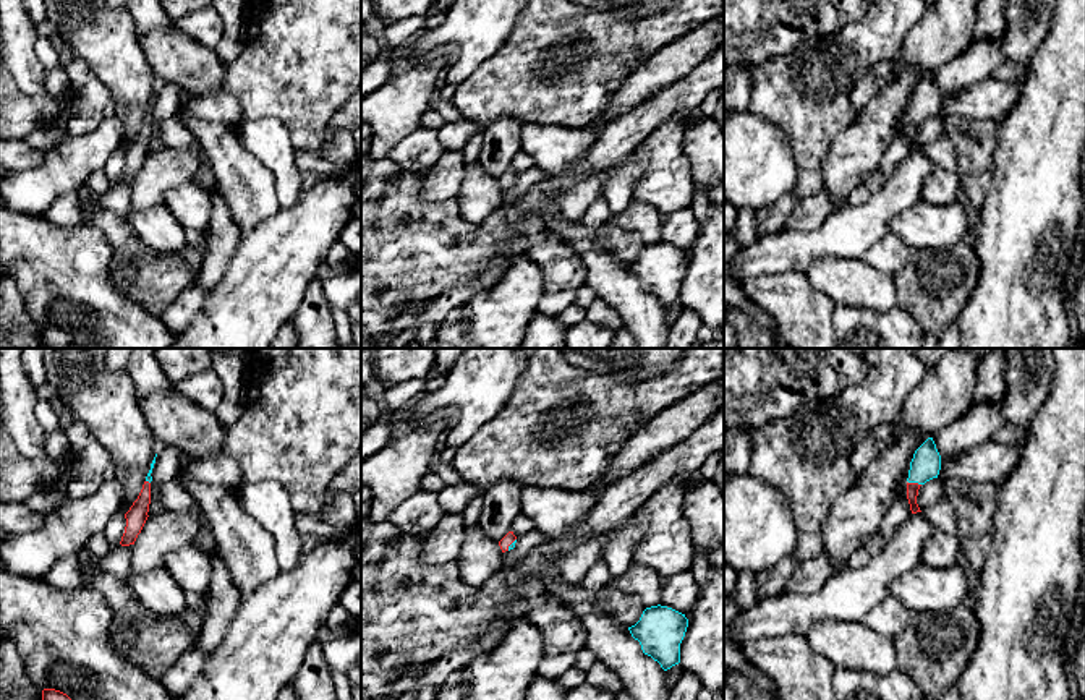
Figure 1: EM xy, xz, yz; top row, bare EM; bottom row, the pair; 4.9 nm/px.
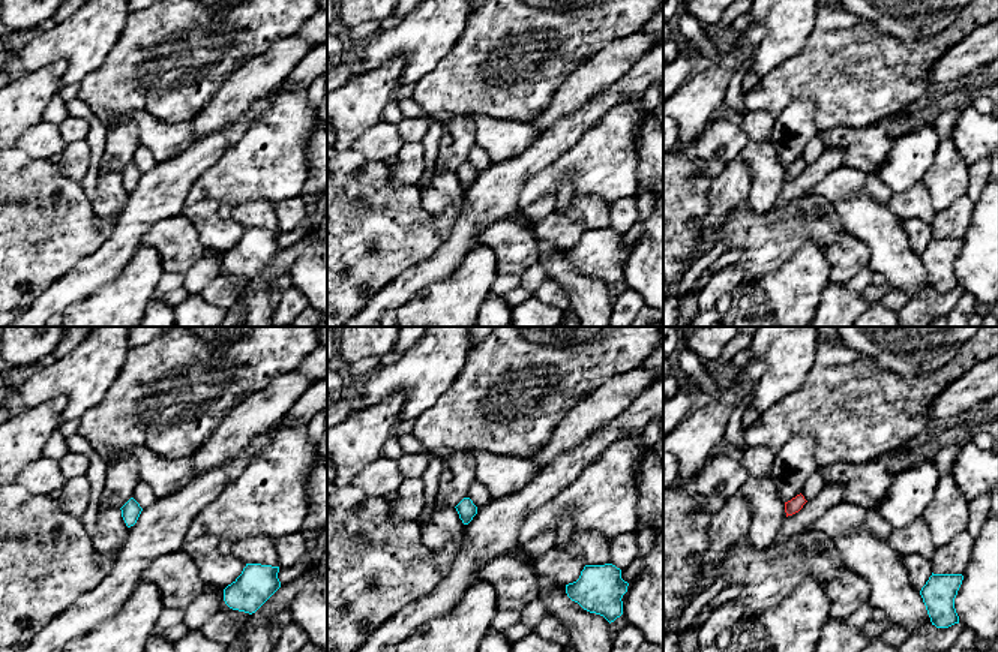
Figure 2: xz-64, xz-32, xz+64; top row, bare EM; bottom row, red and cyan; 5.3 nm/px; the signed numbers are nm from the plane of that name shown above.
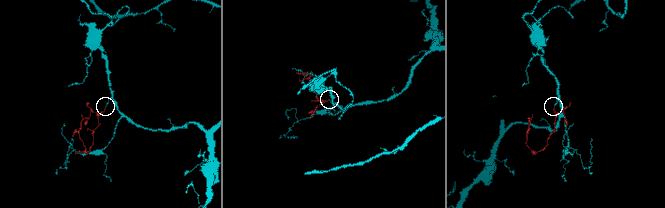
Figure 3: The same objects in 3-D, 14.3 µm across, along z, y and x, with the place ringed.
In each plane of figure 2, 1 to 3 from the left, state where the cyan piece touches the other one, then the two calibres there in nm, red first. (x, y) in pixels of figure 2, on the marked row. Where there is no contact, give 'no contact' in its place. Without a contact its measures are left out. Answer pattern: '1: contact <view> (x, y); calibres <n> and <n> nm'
1: no contact
2: no contact
3: no contact

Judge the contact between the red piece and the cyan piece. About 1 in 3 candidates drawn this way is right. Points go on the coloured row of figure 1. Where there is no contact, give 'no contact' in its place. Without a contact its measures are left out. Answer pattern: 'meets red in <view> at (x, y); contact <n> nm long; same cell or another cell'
meets red in yz at (915, 483); contact 70 nm long; same cell

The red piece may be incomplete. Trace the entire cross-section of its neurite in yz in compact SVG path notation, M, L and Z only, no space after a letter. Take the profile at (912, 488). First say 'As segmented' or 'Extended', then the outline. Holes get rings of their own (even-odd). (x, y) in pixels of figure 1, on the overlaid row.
Extended. M928 438L913 454L907 478L907 499L912 514L921 512L917 504L918 489L926 481L938 478L941 470L941 455L933 438Z

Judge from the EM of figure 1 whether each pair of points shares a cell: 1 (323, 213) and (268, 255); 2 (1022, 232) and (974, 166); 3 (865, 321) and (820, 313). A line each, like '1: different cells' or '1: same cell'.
1: same cell
2: different cells
3: different cells

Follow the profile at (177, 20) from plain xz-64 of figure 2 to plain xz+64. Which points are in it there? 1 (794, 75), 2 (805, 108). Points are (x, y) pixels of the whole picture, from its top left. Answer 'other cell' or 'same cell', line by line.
1: same cell
2: other cell

